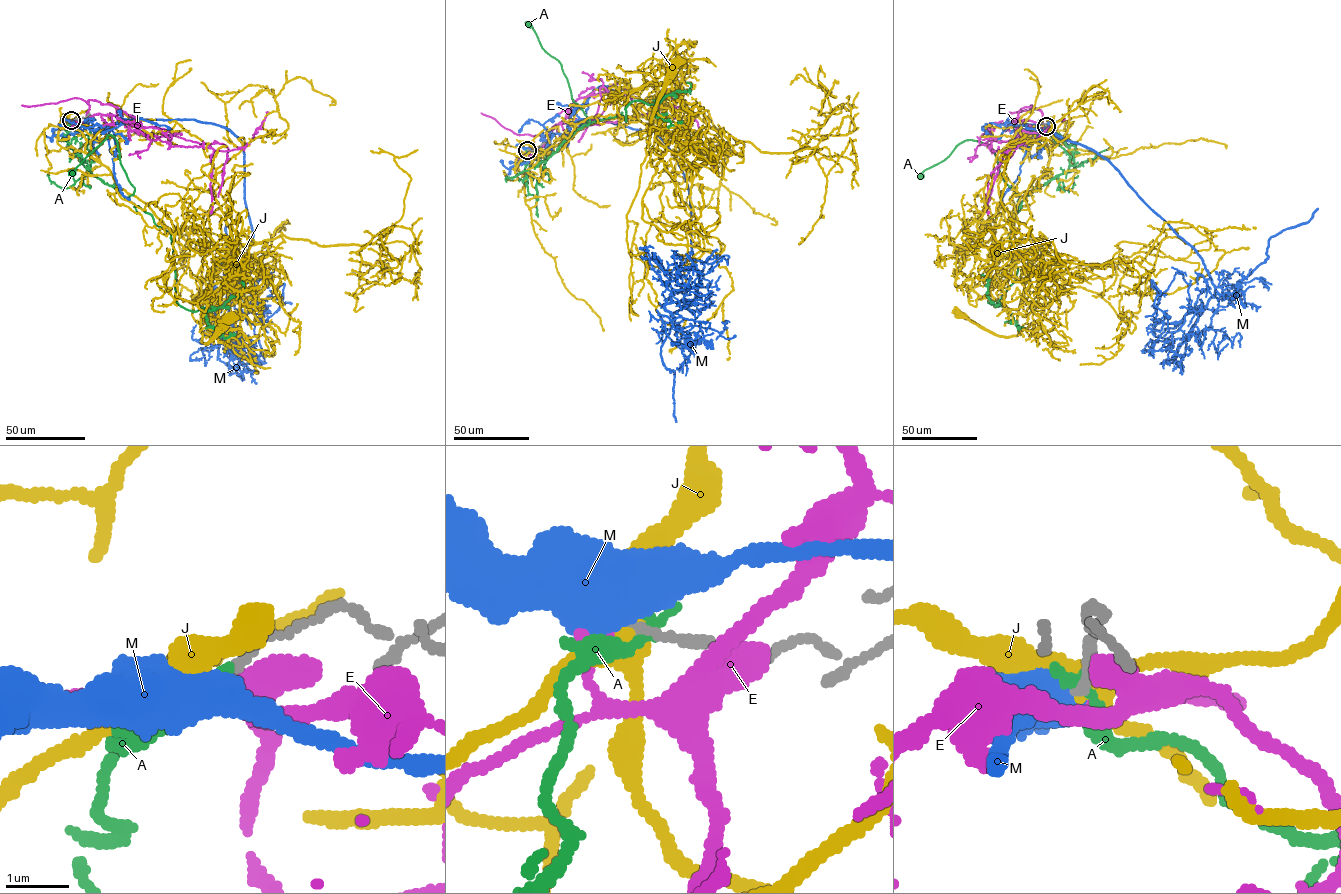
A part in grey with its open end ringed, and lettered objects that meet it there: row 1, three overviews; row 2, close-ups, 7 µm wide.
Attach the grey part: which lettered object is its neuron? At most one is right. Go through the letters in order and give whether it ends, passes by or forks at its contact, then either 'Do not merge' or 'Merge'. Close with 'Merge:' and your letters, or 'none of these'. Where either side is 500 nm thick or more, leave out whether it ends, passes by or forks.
A: It ends there. Do not merge
E: It ends there. Merge
J: It forks there. Do not merge
M: Do not merge
Merge: E

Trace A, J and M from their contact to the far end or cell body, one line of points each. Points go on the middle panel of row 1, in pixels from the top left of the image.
A: (528, 150), (524, 171), (539, 178), (545, 162), (588, 117), (573, 101), (562, 65), (528, 25)
J: (528, 150), (518, 174), (583, 127), (628, 116), (654, 133), (647, 154), (677, 62)
M: (527, 150), (586, 118), (661, 139), (699, 280), (675, 318), (670, 272), (727, 264), (707, 263), (717, 249)

